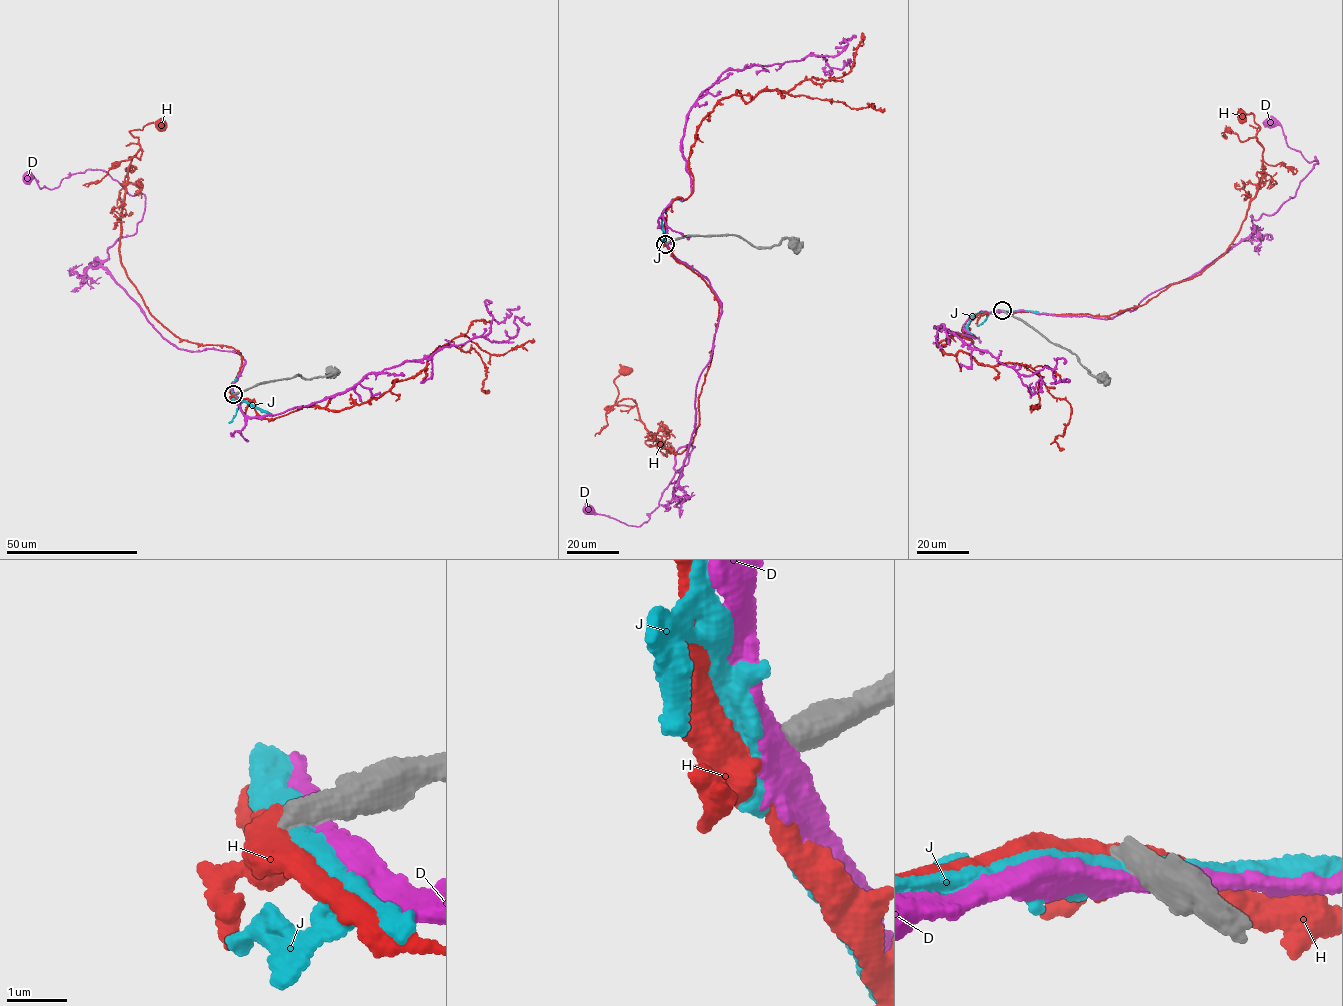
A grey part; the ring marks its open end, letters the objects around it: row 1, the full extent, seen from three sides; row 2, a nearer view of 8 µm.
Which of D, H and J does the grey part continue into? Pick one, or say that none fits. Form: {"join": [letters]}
{"join": []}

